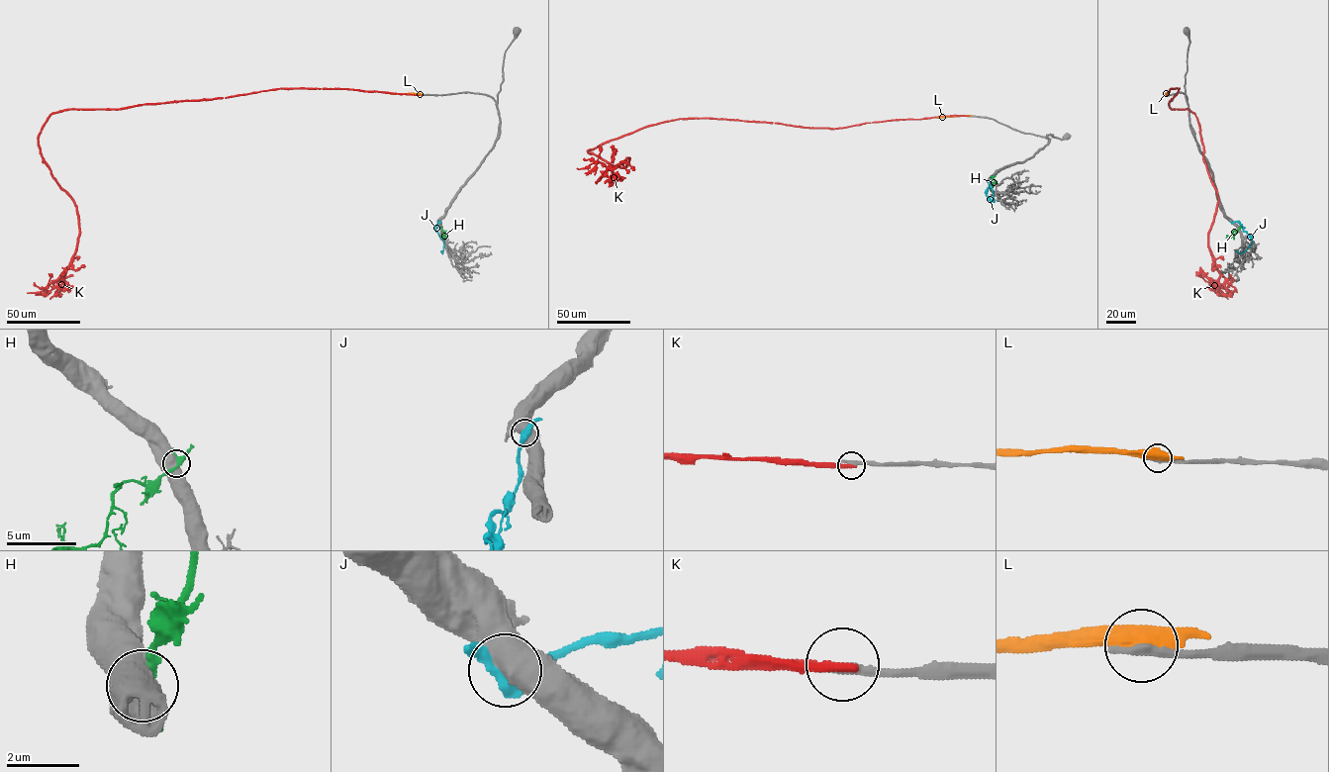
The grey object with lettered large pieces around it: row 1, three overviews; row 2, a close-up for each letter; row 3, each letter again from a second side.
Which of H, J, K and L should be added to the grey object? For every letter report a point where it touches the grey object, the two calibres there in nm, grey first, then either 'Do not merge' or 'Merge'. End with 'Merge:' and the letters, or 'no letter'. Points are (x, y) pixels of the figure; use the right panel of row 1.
H: Touches grey at (1239, 229). Thickness 850 nm (grey) against 320 nm. Do not merge
J: Touches grey at (1231, 223). Thickness 750 nm (grey) against 440 nm. Do not merge
K: Touches grey at (1166, 95). Thickness 320 nm (grey) against 320 nm. Do not merge
L: Touches grey at (1166, 94). Thickness 320 nm (grey) against 500 nm. Do not merge
Merge: no letter

